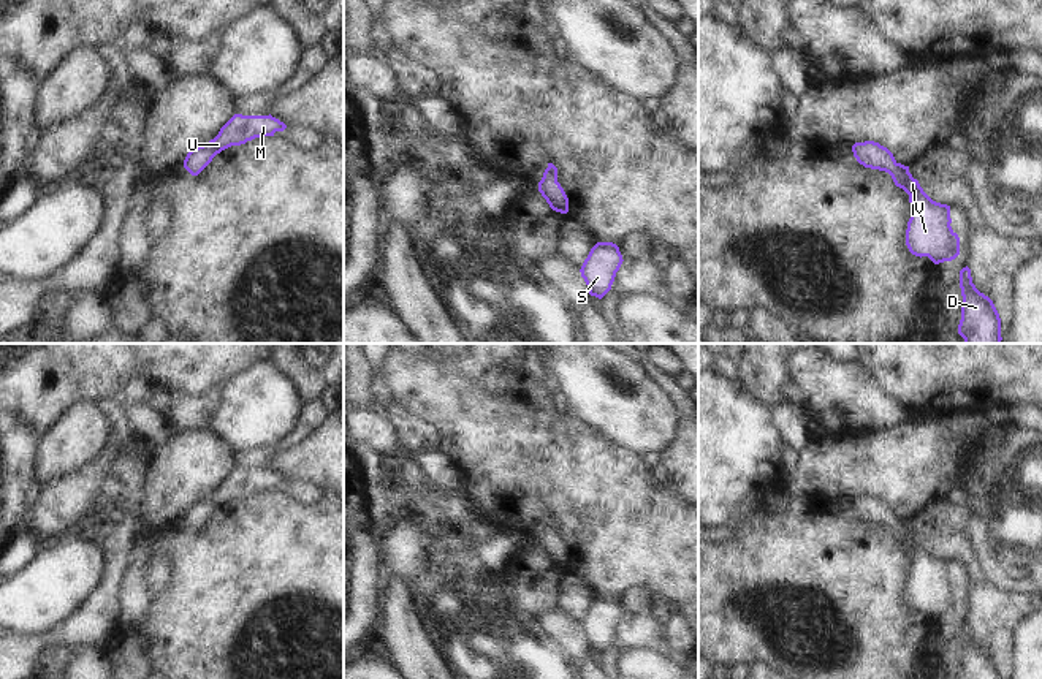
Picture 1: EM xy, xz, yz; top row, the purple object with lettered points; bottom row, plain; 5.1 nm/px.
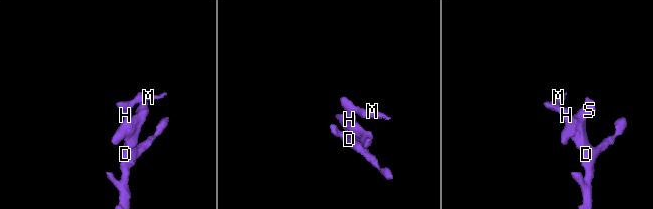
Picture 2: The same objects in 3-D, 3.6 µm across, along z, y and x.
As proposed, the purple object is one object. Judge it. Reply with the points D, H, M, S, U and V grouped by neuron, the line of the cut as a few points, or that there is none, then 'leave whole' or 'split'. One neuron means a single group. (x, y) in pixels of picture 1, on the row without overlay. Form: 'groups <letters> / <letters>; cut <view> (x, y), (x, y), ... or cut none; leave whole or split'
groups D H M S U V; cut none; leave whole

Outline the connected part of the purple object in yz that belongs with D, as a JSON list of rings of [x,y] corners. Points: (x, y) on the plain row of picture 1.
[[[968,620],[960,625],[960,643],[963,651],[960,679],[1001,679],[993,655],[975,643]]]

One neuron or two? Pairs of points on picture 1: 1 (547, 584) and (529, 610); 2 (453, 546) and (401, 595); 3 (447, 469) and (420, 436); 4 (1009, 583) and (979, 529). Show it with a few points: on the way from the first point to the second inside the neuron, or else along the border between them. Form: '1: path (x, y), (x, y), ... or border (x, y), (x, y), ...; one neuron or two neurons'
1: path (540, 591), (532, 603); one neuron
2: border (391, 575), (406, 583), (414, 610), (423, 624); two neurons
3: border (434, 448), (407, 455); two neurons
4: path (996, 570), (982, 542); one neuron

